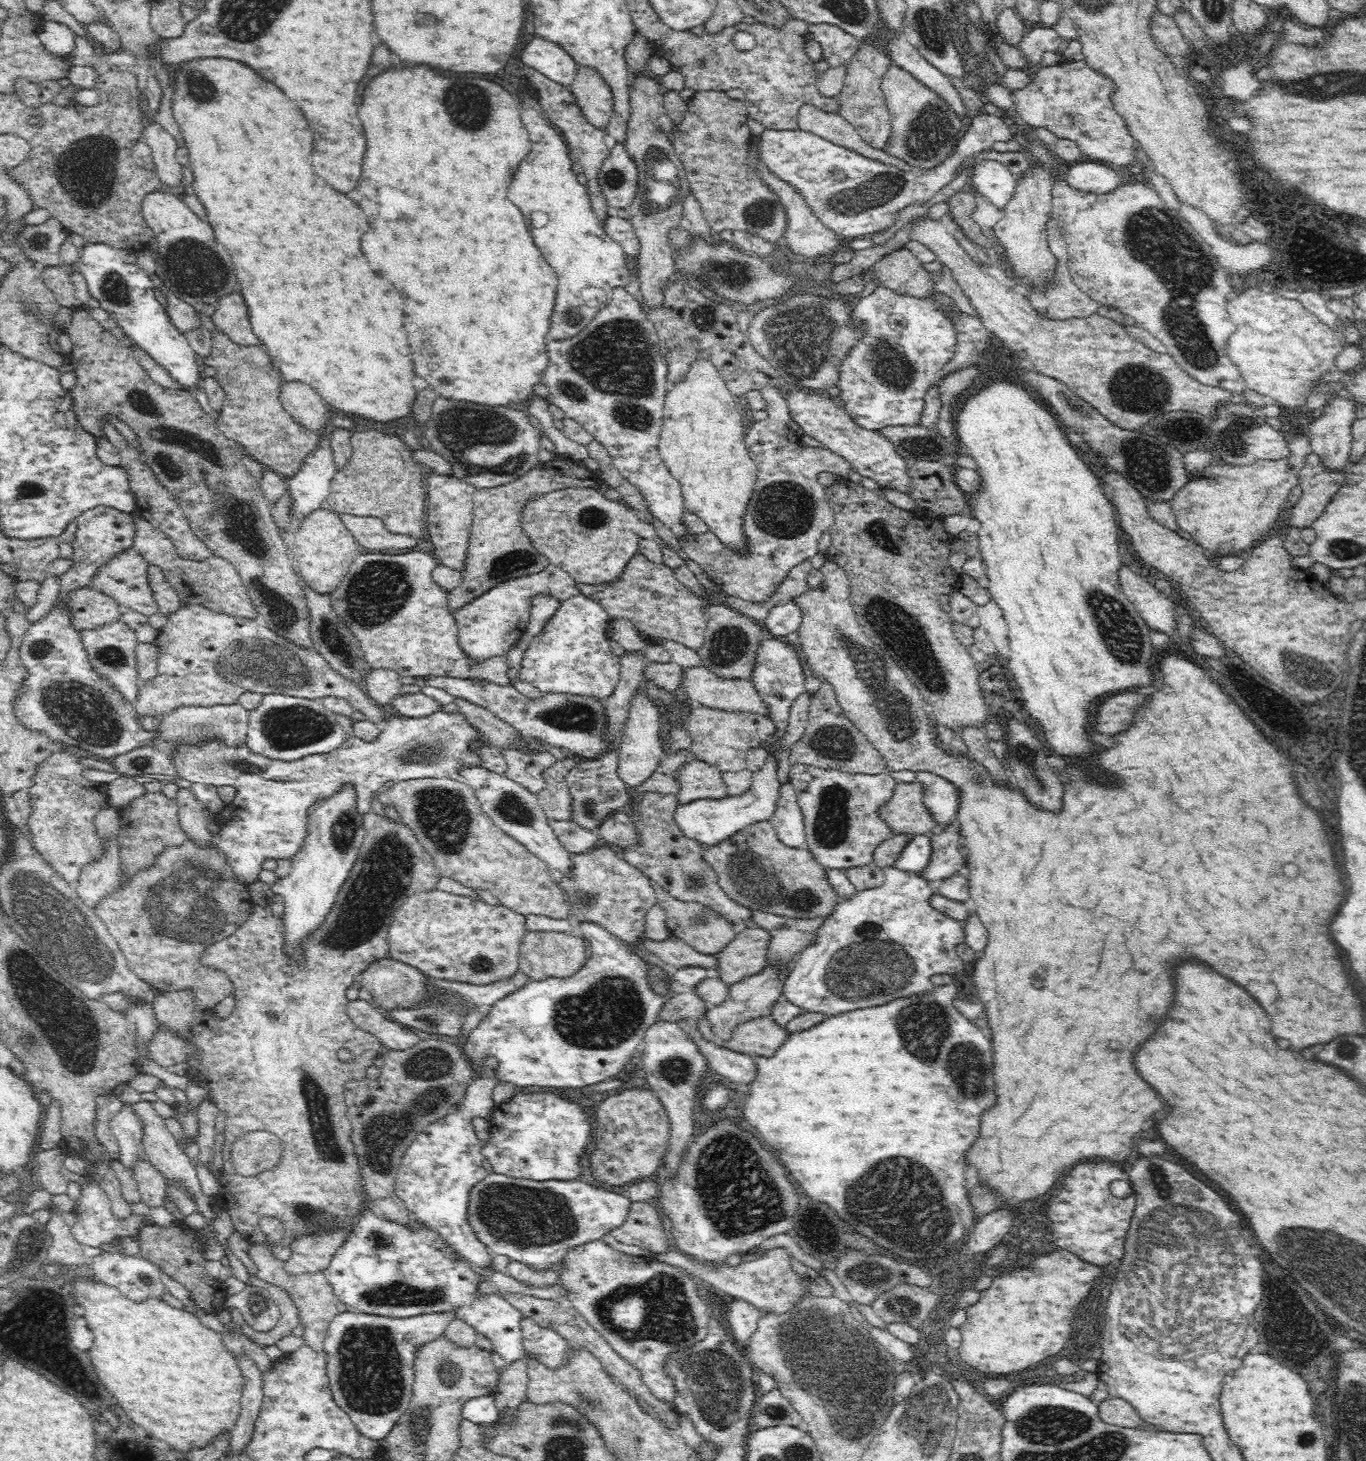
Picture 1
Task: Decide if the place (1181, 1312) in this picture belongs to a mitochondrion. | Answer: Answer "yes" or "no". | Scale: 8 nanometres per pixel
yes

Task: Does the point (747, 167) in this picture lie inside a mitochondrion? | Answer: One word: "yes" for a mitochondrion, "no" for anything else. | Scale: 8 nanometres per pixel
no

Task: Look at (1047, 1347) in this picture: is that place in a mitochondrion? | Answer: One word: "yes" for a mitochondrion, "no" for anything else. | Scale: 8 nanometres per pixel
no

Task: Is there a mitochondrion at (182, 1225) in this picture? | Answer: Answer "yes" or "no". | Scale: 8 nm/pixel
no

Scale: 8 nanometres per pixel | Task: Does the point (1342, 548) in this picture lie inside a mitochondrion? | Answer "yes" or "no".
yes

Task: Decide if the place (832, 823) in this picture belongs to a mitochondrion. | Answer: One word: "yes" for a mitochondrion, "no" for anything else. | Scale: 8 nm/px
yes

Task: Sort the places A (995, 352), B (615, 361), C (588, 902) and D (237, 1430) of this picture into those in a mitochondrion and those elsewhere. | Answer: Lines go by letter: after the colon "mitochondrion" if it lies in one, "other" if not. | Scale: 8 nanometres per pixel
A: other
B: mitochondrion
C: mitochondrion
D: other

